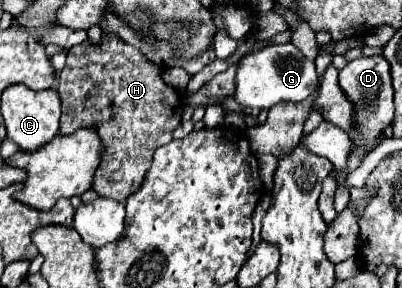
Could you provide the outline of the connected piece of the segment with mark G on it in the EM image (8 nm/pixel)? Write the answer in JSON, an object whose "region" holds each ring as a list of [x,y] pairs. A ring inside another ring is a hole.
{"region":[[[279,44],[263,48],[261,52],[249,54],[241,60],[237,72],[235,100],[243,106],[269,110],[279,102],[303,102],[317,88],[315,62],[305,58],[293,44]]]}

